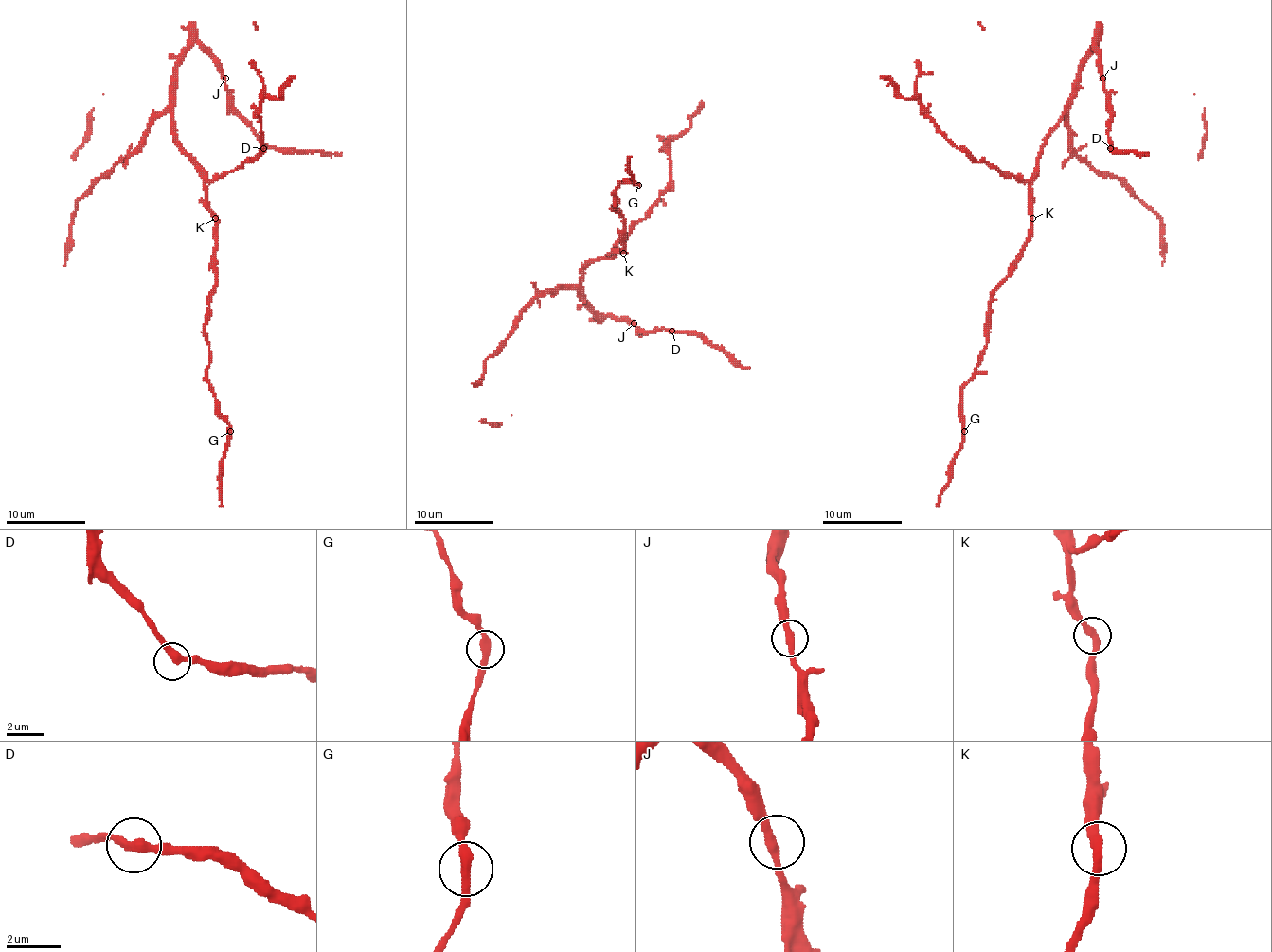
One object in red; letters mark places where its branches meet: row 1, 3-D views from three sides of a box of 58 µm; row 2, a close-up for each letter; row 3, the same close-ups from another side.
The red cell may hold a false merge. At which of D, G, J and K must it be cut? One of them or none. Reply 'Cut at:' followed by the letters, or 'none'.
Cut at: none

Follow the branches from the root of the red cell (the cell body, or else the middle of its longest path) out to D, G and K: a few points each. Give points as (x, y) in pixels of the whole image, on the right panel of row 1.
D: (1038, 166), (1038, 152), (1065, 110), (1081, 60), (1094, 42), (1110, 114), (1110, 148)
G: (1038, 166), (1030, 180), (1030, 240), (1014, 270), (993, 296), (984, 354), (976, 374), (962, 390), (964, 432)
K: (1038, 166), (1030, 180), (1032, 218)

